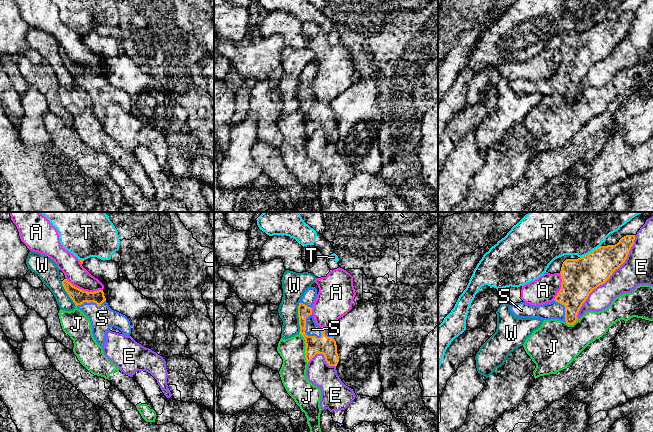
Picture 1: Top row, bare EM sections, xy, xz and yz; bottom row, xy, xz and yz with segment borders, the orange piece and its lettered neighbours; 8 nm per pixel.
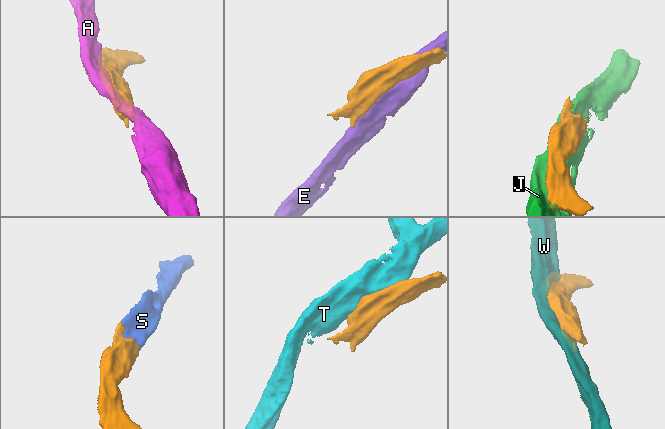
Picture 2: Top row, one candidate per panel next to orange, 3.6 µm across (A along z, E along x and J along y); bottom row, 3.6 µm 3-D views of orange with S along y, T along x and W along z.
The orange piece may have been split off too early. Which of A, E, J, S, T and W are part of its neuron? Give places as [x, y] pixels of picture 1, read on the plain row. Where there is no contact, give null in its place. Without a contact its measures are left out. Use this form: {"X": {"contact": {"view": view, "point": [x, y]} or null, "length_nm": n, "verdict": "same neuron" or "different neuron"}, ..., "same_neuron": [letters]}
{"A": {"contact": {"view": "xy", "point": [84, 67]}, "length_nm": 320, "verdict": "different neuron"}, "E": {"contact": {"view": "yz", "point": [608, 54]}, "length_nm": 800, "verdict": "different neuron"}, "J": {"contact": {"view": "xz", "point": [305, 123]}, "length_nm": 260, "verdict": "different neuron"}, "S": {"contact": {"view": "xz", "point": [305, 105]}, "length_nm": 220, "verdict": "same neuron"}, "T": {"contact": {"view": "yz", "point": [591, 28]}, "length_nm": 190, "verdict": "different neuron"}, "W": {"contact": {"view": "xz", "point": [298, 92]}, "length_nm": 240, "verdict": "different neuron"}, "same_neuron": ["S"]}

